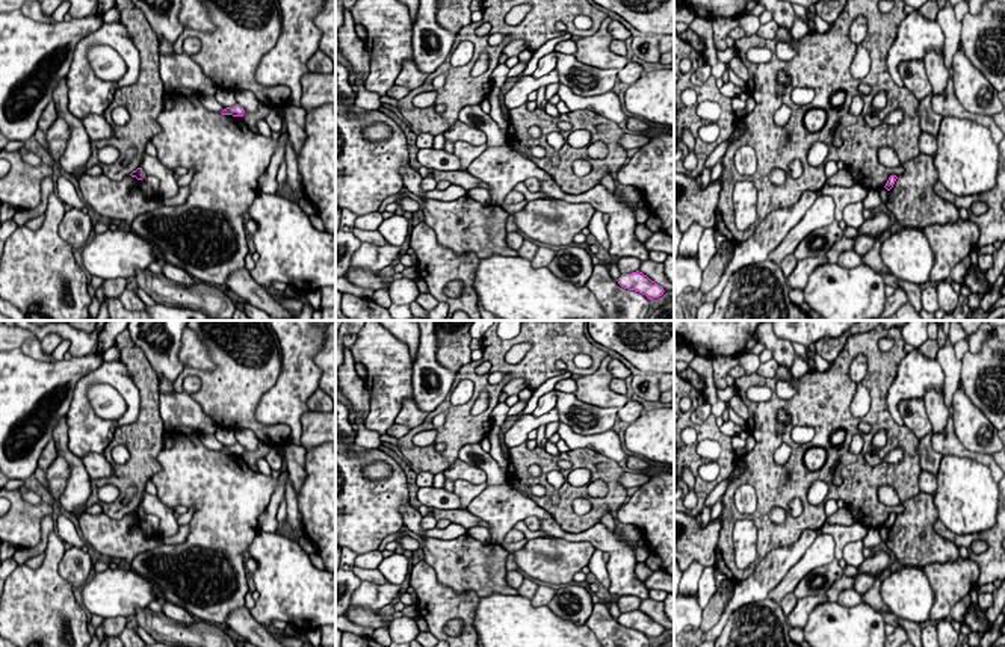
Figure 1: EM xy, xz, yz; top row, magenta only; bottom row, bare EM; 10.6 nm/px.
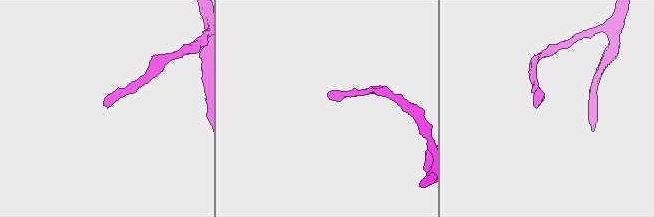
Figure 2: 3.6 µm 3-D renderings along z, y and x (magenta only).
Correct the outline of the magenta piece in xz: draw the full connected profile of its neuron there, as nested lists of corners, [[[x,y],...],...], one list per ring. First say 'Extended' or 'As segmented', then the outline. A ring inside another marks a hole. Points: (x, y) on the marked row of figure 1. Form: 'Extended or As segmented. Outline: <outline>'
As segmented. Outline: [[[639,271],[632,274],[623,274],[617,281],[621,287],[639,292],[648,299],[659,298],[665,292],[662,286],[656,284]]]

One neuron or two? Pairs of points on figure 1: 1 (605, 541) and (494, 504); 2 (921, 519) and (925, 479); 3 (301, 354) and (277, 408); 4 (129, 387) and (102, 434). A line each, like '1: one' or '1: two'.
1: one
2: two
3: one
4: one

